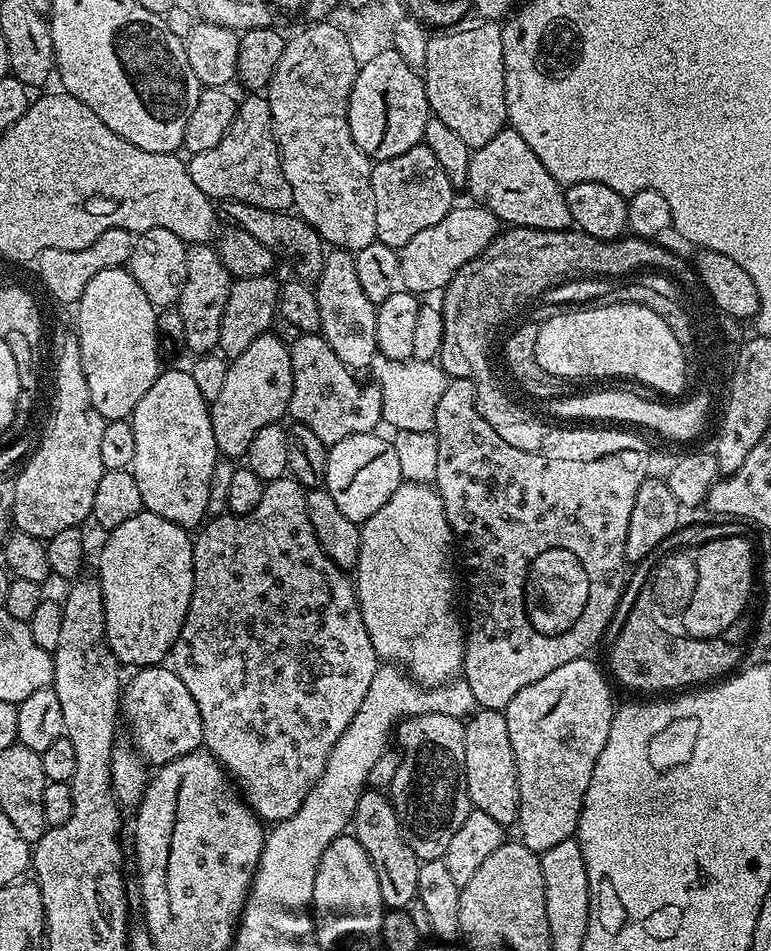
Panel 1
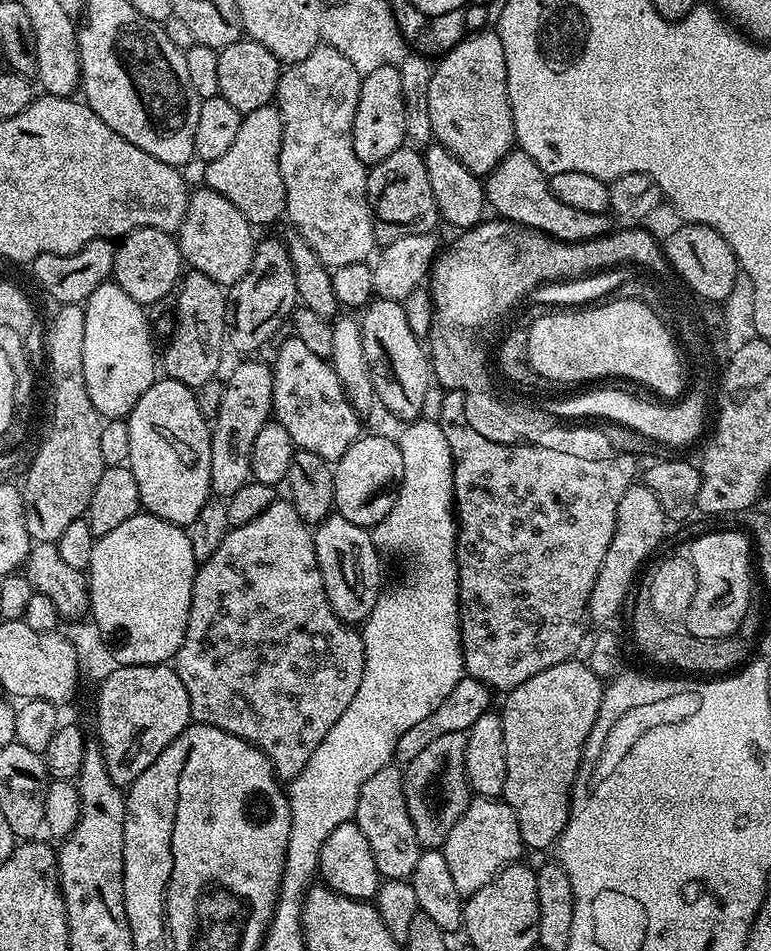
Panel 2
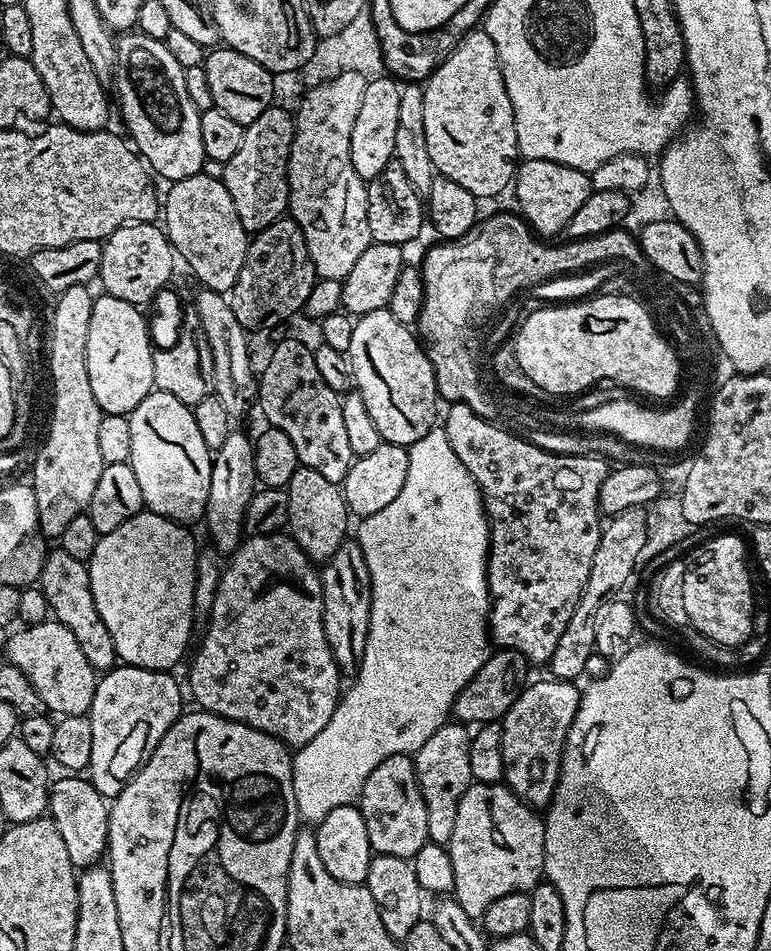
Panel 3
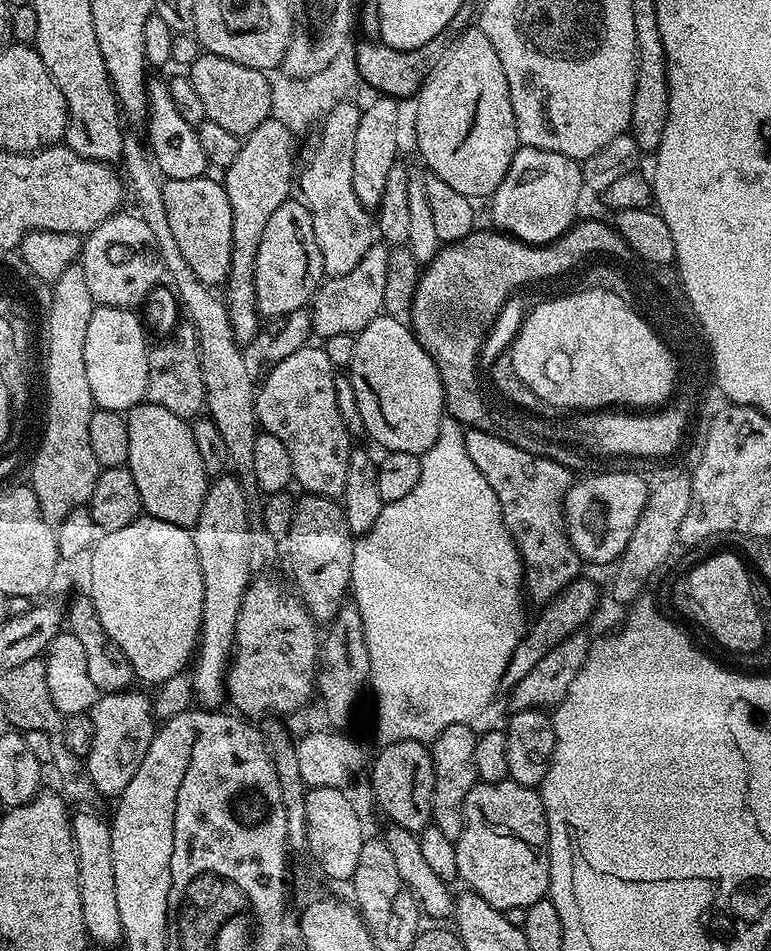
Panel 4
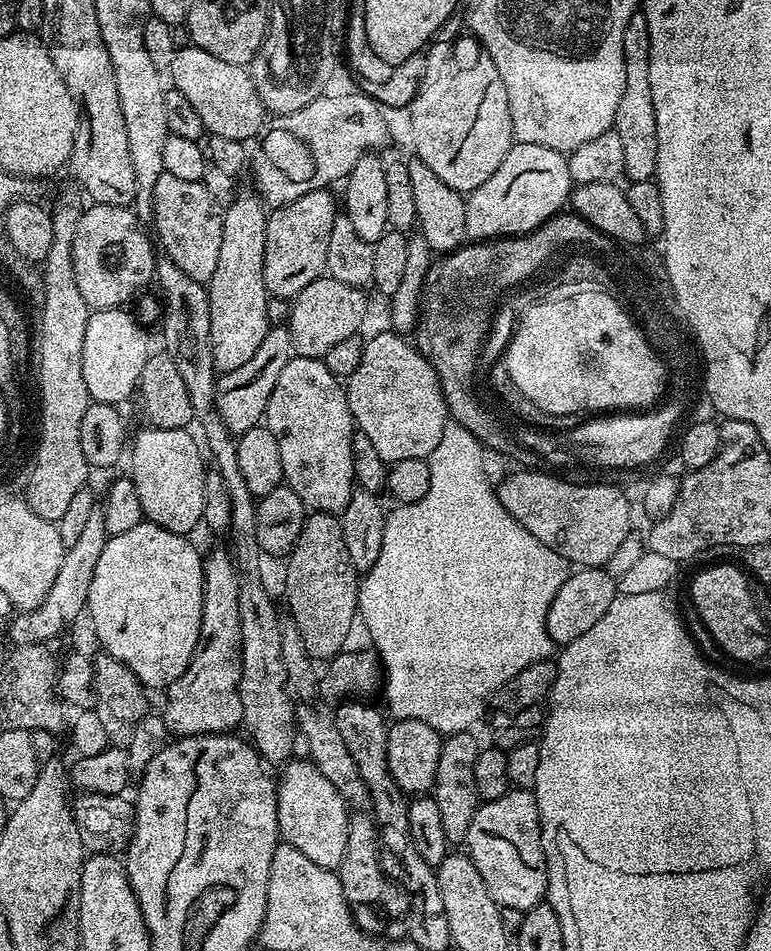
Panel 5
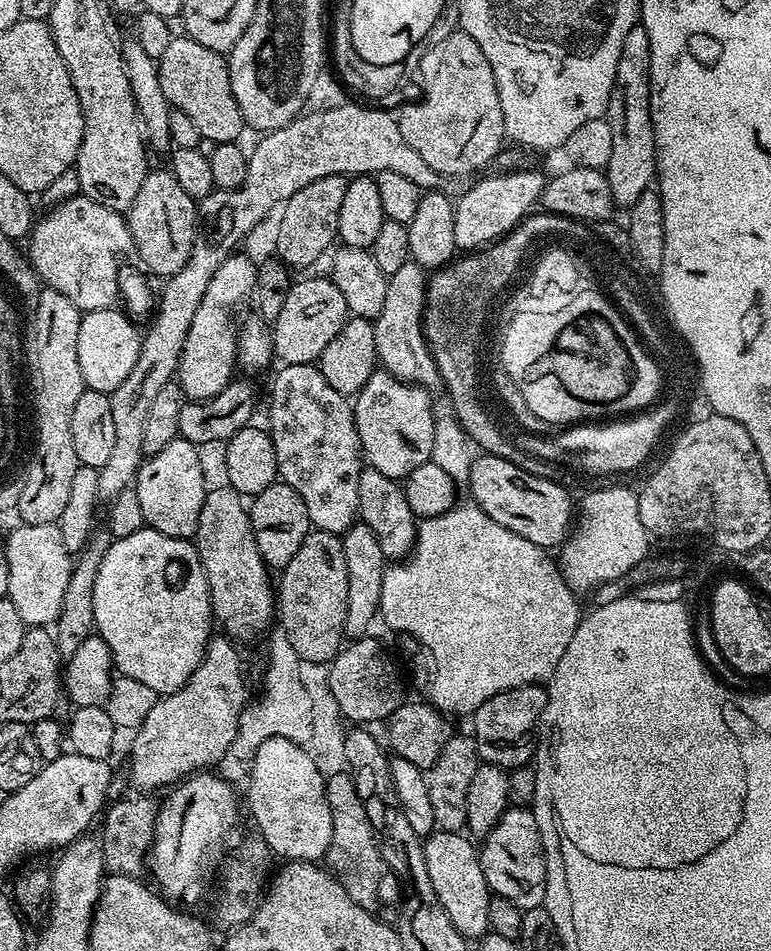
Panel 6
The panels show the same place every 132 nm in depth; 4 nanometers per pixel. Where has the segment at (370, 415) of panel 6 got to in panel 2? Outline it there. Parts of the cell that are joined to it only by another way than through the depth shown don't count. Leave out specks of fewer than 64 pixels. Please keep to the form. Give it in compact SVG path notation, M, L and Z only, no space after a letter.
M373 299L363 309L359 321L362 330L362 350L370 366L370 378L374 382L379 407L381 409L384 407L390 415L397 416L400 422L421 419L425 415L424 403L430 387L430 357L421 337L416 336L414 330L410 330L410 325L406 323L406 310L403 303L398 300Z

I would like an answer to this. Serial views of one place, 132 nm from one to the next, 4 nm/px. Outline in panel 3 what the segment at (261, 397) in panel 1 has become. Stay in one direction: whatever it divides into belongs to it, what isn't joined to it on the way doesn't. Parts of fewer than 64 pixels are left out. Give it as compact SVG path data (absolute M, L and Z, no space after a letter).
M229 431L226 442L222 442L212 458L210 494L202 517L203 523L208 523L208 536L212 539L210 544L217 553L231 554L240 545L246 506L250 506L250 498L256 493L257 487L253 441L250 436L248 440L244 432Z

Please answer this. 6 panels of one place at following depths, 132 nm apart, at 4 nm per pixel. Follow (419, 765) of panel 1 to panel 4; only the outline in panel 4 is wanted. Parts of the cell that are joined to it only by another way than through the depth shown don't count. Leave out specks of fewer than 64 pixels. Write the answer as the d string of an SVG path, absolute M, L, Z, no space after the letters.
M455 724L446 726L442 734L438 734L431 741L432 765L434 766L434 790L432 791L432 819L431 823L446 838L455 841L464 829L464 803L466 794L476 783L476 767L474 766L474 746L476 745L477 733L472 724Z

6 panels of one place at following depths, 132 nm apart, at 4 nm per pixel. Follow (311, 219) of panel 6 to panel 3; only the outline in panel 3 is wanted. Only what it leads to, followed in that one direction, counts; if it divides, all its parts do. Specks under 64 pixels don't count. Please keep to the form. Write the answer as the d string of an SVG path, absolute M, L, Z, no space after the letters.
M291 218L278 219L249 239L242 274L238 274L238 282L234 282L230 293L234 315L247 330L276 328L303 309L317 279L298 222Z

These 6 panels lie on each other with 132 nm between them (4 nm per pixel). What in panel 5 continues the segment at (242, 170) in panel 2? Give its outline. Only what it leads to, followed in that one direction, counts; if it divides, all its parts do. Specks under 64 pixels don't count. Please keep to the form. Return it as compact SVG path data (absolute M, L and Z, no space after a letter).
M251 191L236 196L222 212L222 247L218 249L218 266L214 266L212 279L208 281L208 297L210 298L210 342L212 358L216 363L217 373L238 370L242 362L250 362L262 346L262 338L266 338L269 330L266 306L269 302L268 287L264 281L264 255L266 254L266 204L259 195Z

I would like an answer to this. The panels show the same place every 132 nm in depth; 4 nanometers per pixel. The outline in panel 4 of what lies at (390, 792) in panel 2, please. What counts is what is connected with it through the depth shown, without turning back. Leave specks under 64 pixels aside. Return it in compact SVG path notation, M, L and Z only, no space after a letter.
M403 740L384 744L372 764L372 798L375 807L389 821L389 825L419 833L429 827L432 819L432 791L434 790L434 766L427 743L419 740Z

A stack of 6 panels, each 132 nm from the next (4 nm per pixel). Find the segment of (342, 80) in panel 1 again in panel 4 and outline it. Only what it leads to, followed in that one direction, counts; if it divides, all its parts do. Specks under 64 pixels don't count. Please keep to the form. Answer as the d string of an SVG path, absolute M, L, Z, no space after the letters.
M341 99L328 109L319 125L316 149L308 165L298 172L298 196L314 218L314 238L318 238L318 250L322 250L324 274L328 278L350 274L374 243L373 217L369 209L358 202L358 194L354 194L354 134L358 130L362 108L350 101Z

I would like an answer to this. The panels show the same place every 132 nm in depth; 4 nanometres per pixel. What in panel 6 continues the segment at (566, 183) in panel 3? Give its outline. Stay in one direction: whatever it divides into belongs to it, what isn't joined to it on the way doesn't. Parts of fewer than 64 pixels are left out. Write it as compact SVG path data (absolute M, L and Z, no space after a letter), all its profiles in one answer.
M524 167L501 171L496 174L498 176L488 176L485 180L478 181L461 200L455 201L454 242L457 249L479 250L499 240L501 236L508 235L541 203L546 176Z

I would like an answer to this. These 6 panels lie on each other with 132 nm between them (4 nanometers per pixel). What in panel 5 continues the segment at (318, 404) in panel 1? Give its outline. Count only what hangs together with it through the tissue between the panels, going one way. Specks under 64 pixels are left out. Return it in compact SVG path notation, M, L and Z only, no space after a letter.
M293 355L286 366L282 366L282 374L278 374L263 423L278 436L284 484L302 498L305 509L333 514L343 512L354 491L356 471L352 457L354 421L341 377L334 375L323 359Z

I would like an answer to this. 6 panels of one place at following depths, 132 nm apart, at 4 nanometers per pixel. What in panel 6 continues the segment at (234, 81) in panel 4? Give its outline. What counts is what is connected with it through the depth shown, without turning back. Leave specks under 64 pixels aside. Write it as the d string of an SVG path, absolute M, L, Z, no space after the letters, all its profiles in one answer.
M180 34L170 42L167 59L169 61L176 60L179 56L184 60L201 60L204 65L194 65L192 68L193 76L191 76L188 72L180 73L180 68L176 64L165 63L160 68L160 83L164 85L164 91L168 93L169 97L176 98L180 88L192 88L192 97L186 102L183 101L182 107L185 112L190 112L190 119L193 120L194 126L198 126L201 137L205 141L212 140L211 142L235 141L237 139L236 128L243 129L245 122L234 111L236 99L228 88L227 75L225 75L221 68L221 53L210 50L198 42L194 42L186 34Z

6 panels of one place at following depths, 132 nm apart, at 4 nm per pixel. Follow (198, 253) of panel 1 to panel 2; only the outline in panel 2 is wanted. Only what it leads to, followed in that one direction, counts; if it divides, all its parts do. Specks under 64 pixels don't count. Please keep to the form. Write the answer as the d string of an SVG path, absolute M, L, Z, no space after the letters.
M189 271L183 277L175 300L176 329L172 332L172 341L164 356L162 352L162 368L163 371L164 368L168 371L165 372L167 379L177 380L195 390L202 386L202 382L217 379L220 351L226 348L226 321L230 305L225 285L214 282L214 278L206 278L206 274L194 271Z

